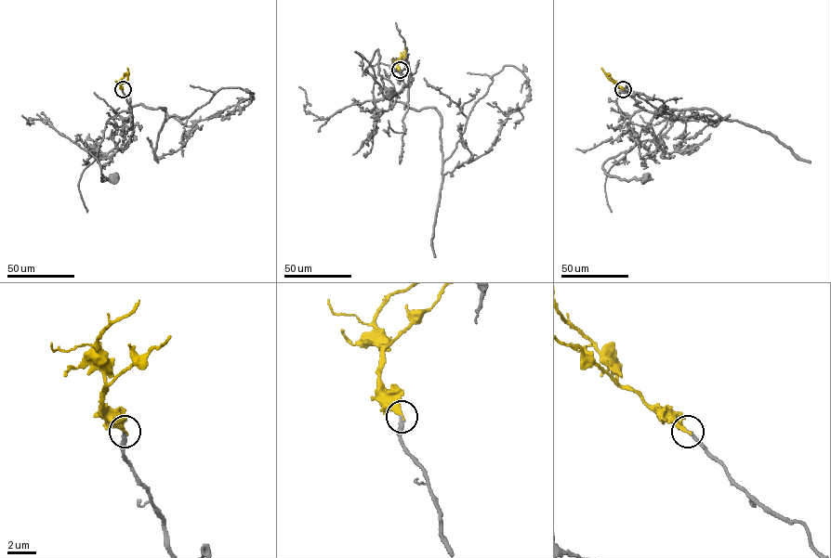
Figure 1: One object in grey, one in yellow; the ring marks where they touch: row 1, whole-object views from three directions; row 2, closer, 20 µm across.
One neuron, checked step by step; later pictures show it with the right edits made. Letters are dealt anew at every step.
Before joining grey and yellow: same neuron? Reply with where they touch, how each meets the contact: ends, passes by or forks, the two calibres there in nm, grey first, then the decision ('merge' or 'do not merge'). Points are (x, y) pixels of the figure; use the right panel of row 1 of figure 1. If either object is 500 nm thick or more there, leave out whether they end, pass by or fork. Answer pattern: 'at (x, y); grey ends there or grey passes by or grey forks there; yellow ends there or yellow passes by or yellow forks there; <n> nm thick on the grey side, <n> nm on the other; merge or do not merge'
at (623, 89); grey ends there; yellow ends there; 260 nm thick on the grey side, 360 nm on the other; merge

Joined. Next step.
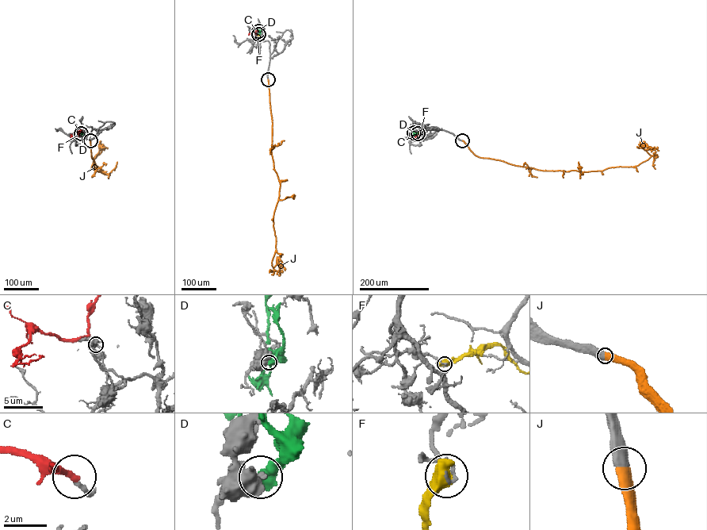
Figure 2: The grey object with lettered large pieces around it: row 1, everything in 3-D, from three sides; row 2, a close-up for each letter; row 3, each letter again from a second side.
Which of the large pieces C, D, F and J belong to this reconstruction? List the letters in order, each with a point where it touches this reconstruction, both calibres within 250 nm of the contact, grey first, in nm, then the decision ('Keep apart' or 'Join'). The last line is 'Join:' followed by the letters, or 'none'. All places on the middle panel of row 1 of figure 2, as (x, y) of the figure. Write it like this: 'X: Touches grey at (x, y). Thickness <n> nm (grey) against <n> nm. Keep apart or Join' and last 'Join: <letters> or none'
C: Touches grey at (258, 31). Thickness 240 nm (grey) against 320 nm. Keep apart
D: Touches grey at (259, 33). Thickness 600 nm (grey) against 650 nm. Keep apart
F: Touches grey at (258, 34). Thickness 150 nm (grey) against 750 nm. Keep apart
J: Touches grey at (268, 79). Thickness 650 nm (grey) against 600 nm. Join
Join: J

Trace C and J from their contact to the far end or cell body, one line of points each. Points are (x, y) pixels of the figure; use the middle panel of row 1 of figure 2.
C: (258, 31), (248, 34)
J: (268, 79), (271, 153), (280, 184), (273, 217), (276, 240), (272, 266), (277, 261), (282, 271)

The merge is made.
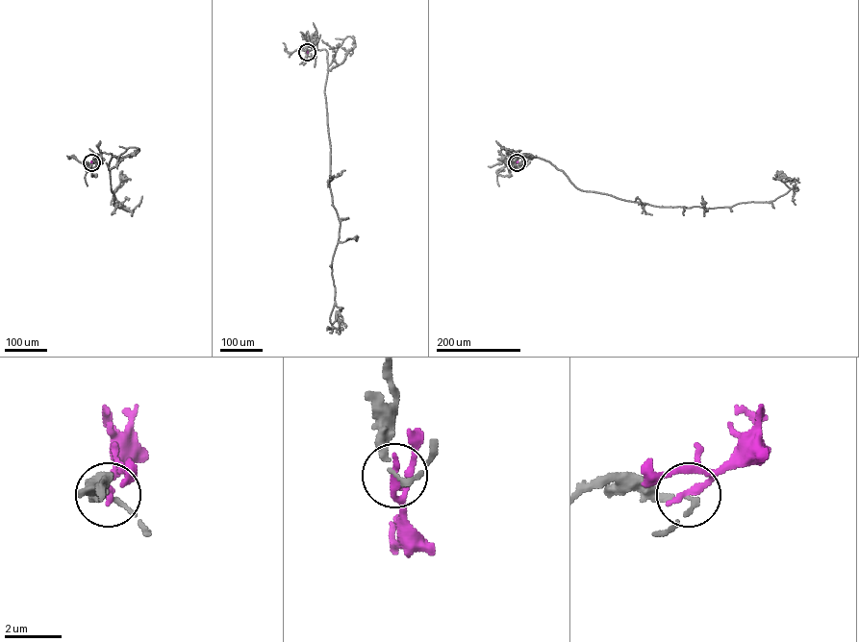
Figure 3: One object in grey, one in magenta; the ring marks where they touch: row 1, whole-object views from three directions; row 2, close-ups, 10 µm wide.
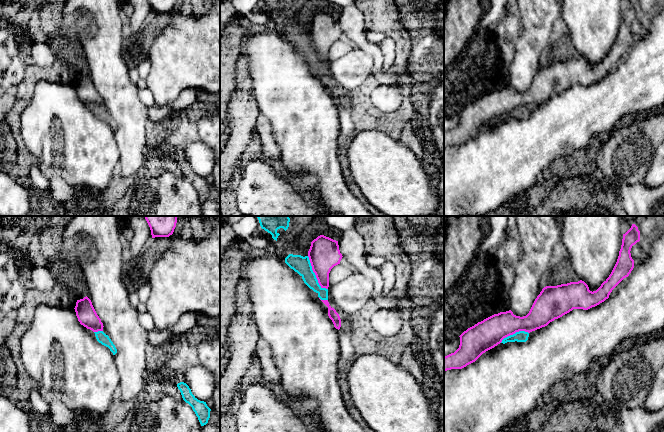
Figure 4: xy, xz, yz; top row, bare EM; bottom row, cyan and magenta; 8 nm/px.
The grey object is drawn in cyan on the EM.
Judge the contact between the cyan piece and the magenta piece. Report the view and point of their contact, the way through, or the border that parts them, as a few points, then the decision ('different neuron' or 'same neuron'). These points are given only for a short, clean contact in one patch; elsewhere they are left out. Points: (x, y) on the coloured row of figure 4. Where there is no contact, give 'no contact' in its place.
contact xz (314, 274); border xz (307, 256), (317, 282), (327, 289); different neuron

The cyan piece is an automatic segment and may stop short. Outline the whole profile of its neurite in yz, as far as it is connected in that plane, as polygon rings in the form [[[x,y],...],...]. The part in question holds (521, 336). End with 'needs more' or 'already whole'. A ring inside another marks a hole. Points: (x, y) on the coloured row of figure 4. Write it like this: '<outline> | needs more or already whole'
[[[525,331],[516,332],[513,335],[510,335],[502,340],[501,343],[505,344],[507,342],[526,342],[528,340],[529,333]]] | already whole

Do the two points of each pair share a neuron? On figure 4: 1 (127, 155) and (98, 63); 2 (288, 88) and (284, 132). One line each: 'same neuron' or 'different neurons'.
1: same neuron
2: same neuron

